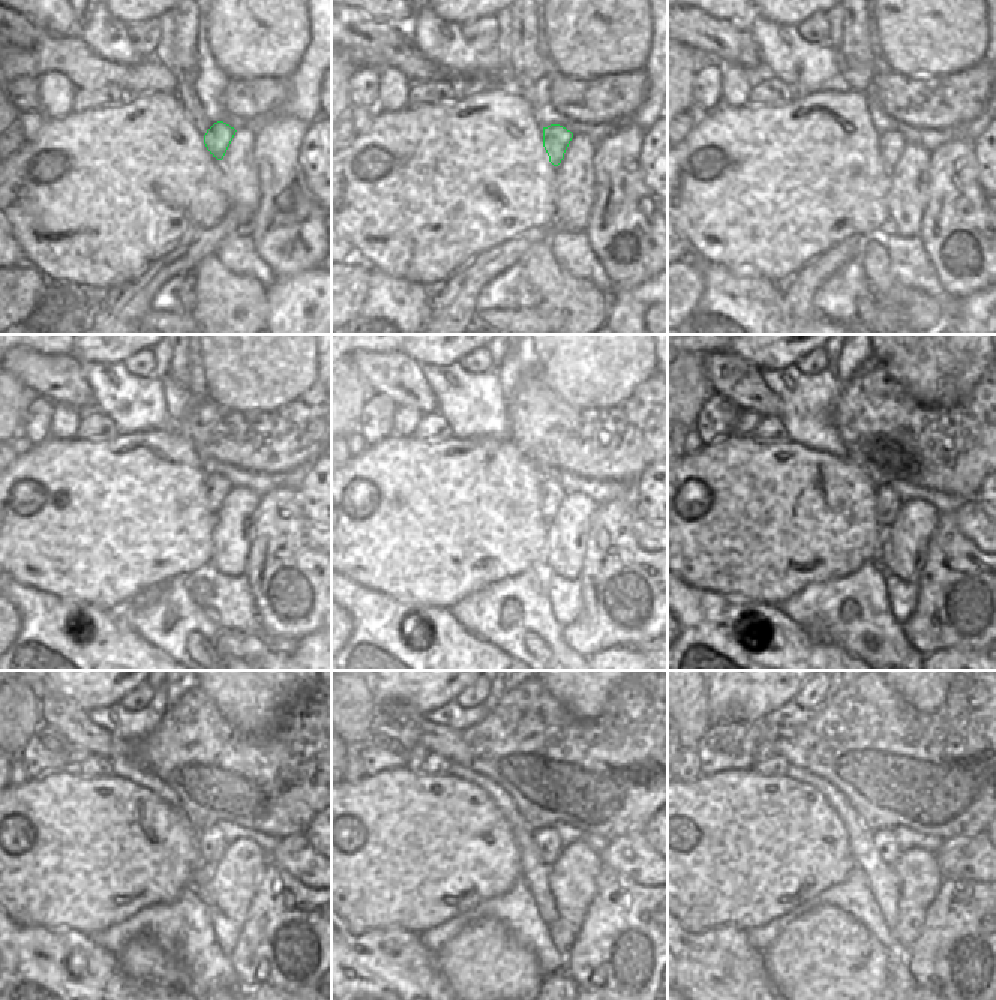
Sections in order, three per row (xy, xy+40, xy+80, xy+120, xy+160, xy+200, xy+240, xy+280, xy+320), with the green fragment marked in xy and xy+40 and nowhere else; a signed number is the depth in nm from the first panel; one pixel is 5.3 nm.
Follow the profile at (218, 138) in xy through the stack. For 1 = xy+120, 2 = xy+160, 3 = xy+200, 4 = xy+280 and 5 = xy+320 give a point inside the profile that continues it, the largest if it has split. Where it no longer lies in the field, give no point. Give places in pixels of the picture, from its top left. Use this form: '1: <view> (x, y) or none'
1: xy+120 (218, 488)
2: xy+160 (551, 492)
3: xy+200 (888, 504)
4: xy+280 (549, 846)
5: xy+320 (885, 843)

